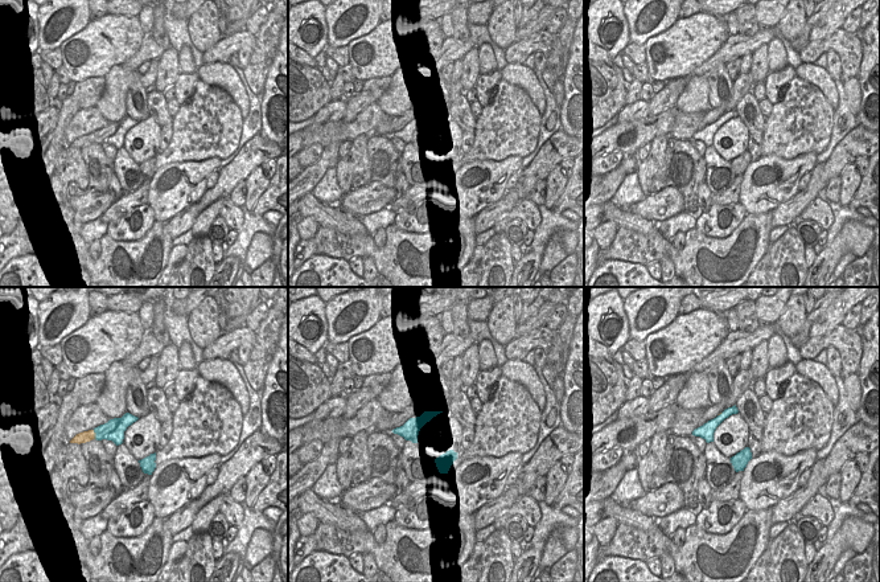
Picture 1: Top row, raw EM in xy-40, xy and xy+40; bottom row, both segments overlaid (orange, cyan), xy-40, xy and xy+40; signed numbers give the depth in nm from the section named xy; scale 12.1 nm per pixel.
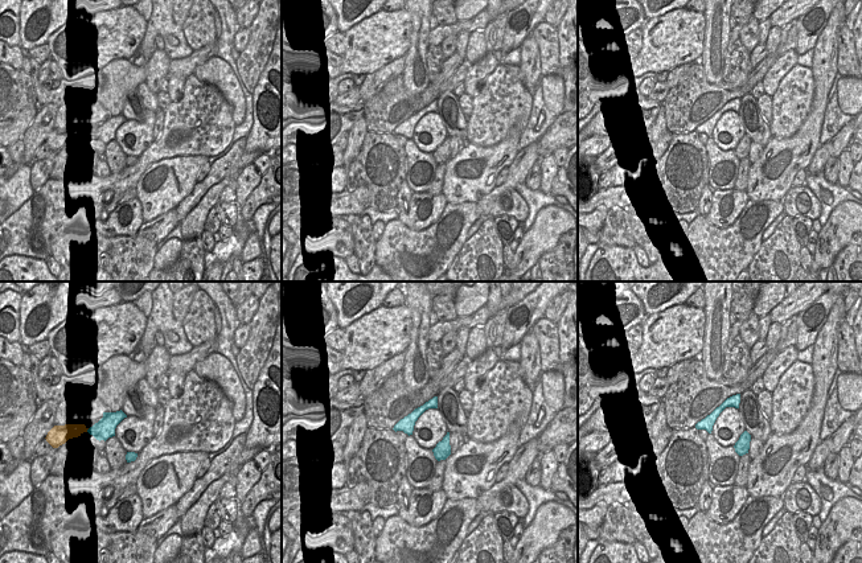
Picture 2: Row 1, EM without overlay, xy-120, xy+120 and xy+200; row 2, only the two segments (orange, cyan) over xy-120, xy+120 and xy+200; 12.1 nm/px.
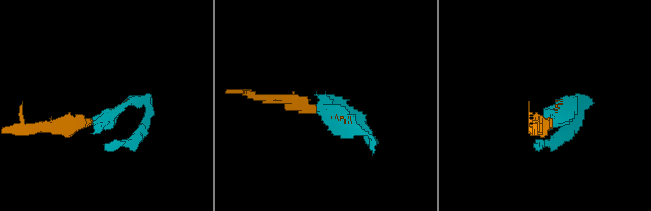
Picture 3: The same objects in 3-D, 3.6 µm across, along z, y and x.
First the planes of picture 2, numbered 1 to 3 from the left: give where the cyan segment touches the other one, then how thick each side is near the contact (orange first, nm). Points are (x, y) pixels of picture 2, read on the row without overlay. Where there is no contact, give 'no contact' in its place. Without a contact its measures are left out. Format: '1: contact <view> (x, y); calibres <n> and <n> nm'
1: contact xy-120 (87, 132); calibres 190 and 240 nm
2: no contact
3: no contact

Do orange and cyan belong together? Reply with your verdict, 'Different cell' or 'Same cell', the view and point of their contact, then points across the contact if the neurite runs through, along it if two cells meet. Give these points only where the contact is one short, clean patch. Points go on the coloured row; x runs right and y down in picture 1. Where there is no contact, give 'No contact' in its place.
Different cell. Touches orange at xy-40 (94, 434)

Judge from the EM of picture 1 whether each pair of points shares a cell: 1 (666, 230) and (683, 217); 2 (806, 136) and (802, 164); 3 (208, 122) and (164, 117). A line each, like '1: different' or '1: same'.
1: same
2: different
3: different

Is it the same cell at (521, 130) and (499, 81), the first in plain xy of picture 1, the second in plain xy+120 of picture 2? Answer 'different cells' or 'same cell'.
same cell

